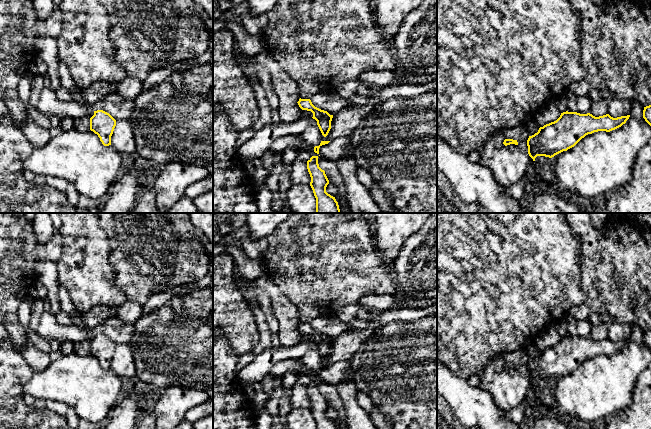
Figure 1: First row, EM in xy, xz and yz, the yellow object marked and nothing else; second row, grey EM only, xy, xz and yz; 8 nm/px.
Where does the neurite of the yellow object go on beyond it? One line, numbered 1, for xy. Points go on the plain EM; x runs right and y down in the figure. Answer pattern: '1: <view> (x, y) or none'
1: none

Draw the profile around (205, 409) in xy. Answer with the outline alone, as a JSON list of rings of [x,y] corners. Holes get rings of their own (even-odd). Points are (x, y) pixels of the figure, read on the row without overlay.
[[[209,399],[197,406],[189,409],[184,415],[184,419],[188,422],[195,423],[201,418],[205,418],[213,414],[213,399]]]

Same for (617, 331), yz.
[[[590,313],[588,320],[594,324],[606,324],[608,327],[608,338],[613,341],[621,341],[630,339],[632,335],[632,328],[628,324],[623,324],[615,321],[609,315]]]

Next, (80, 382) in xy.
[[[77,353],[62,355],[51,361],[46,369],[34,372],[23,387],[23,394],[29,394],[35,399],[62,402],[73,407],[81,419],[95,424],[109,416],[126,391],[127,382],[112,369],[104,370],[98,359],[91,354],[81,356]]]

